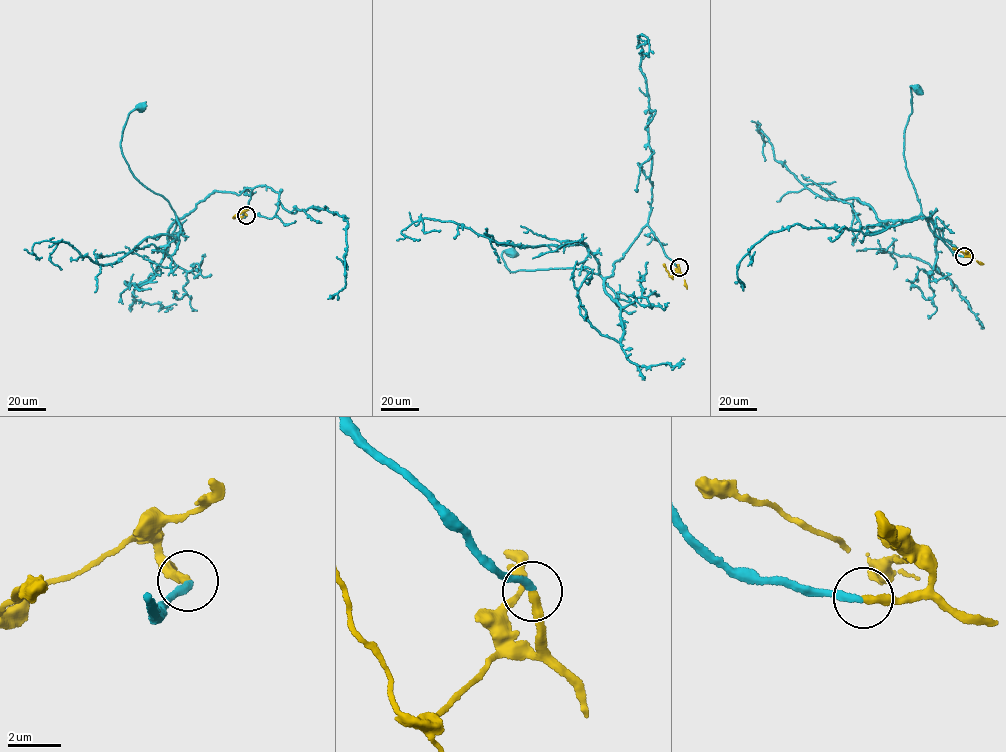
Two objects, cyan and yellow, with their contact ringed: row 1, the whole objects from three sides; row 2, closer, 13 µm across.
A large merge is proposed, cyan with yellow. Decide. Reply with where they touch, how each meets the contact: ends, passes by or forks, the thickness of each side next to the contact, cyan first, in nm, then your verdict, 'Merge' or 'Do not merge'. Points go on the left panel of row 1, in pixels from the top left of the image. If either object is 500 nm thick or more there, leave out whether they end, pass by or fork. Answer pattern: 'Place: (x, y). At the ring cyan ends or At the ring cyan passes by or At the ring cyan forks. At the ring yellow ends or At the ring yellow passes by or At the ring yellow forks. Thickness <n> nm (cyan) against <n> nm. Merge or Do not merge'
Place: (246, 215). At the ring cyan ends. At the ring yellow ends. Thickness 280 nm (cyan) against 300 nm. Merge

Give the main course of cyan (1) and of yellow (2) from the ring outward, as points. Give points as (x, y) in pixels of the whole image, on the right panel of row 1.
1: (964, 256), (935, 234), (928, 219), (935, 209), (931, 219), (921, 213), (905, 166), (911, 88), (917, 87)
2: (964, 256), (969, 255), (953, 248)

